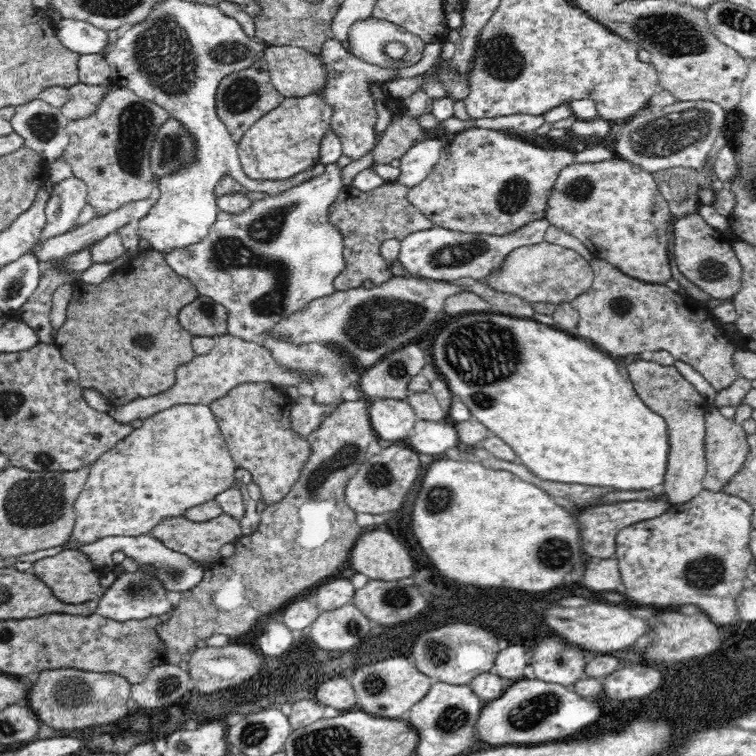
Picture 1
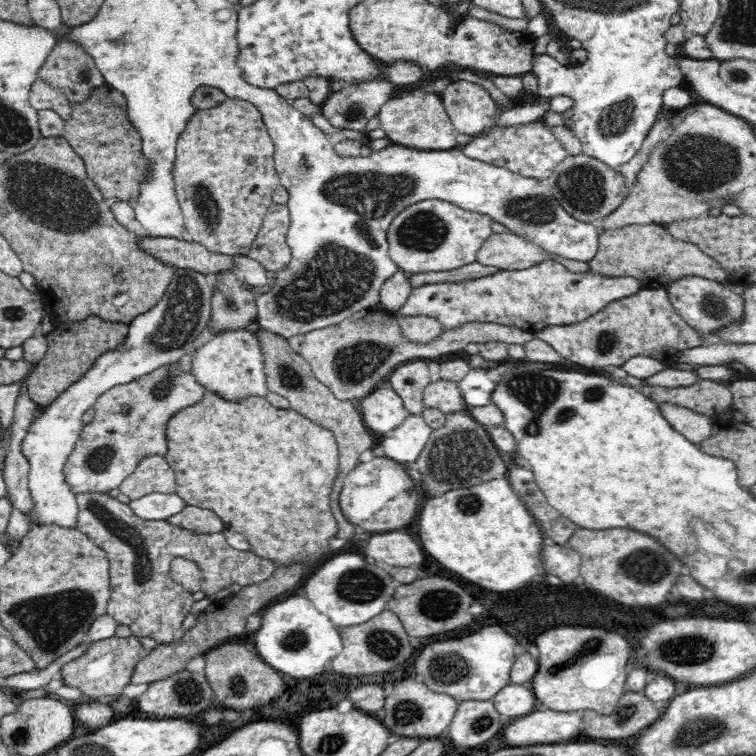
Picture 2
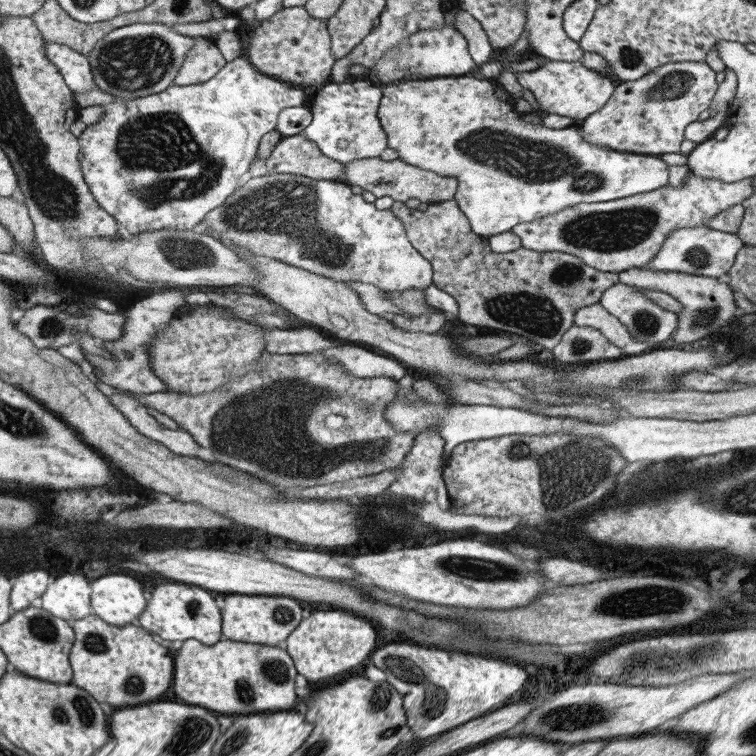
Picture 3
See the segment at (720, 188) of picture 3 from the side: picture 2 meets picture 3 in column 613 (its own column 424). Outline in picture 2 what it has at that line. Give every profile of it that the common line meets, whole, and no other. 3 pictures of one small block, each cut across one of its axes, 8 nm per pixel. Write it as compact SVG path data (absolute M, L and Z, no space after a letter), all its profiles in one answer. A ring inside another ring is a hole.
M440 199L416 202L402 210L390 224L390 256L399 270L412 274L454 270L472 264L478 249L494 234L494 219Z

